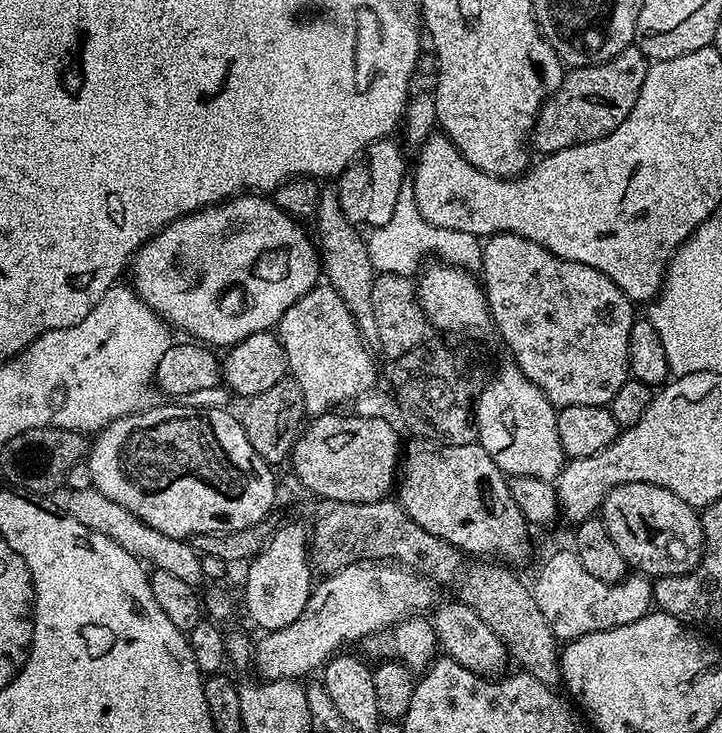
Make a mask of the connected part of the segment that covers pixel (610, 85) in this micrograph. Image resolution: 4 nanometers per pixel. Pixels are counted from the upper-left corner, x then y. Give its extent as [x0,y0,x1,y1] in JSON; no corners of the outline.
[531,46,649,154]

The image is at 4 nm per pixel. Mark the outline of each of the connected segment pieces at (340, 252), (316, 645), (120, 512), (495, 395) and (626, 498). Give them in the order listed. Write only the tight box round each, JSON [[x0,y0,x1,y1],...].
[[314,187,378,346],[254,562,433,680],[49,485,205,587],[474,362,566,481],[598,482,704,578]]

